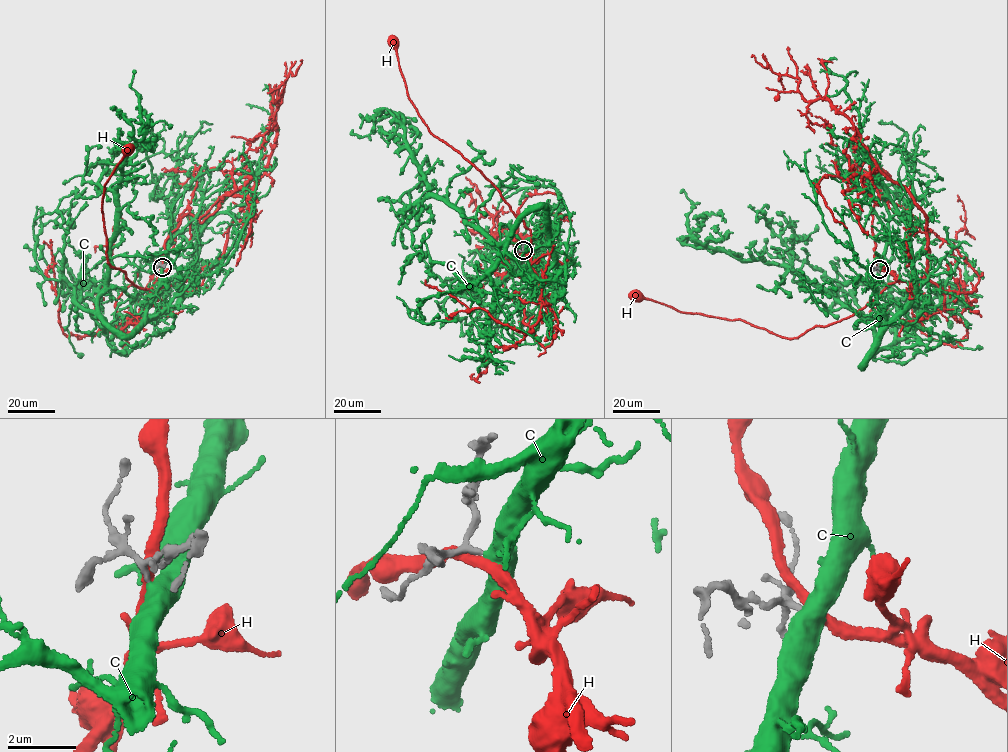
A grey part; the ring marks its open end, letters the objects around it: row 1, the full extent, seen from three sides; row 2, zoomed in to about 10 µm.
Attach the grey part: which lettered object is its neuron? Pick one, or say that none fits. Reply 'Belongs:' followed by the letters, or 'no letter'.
Belongs: C

